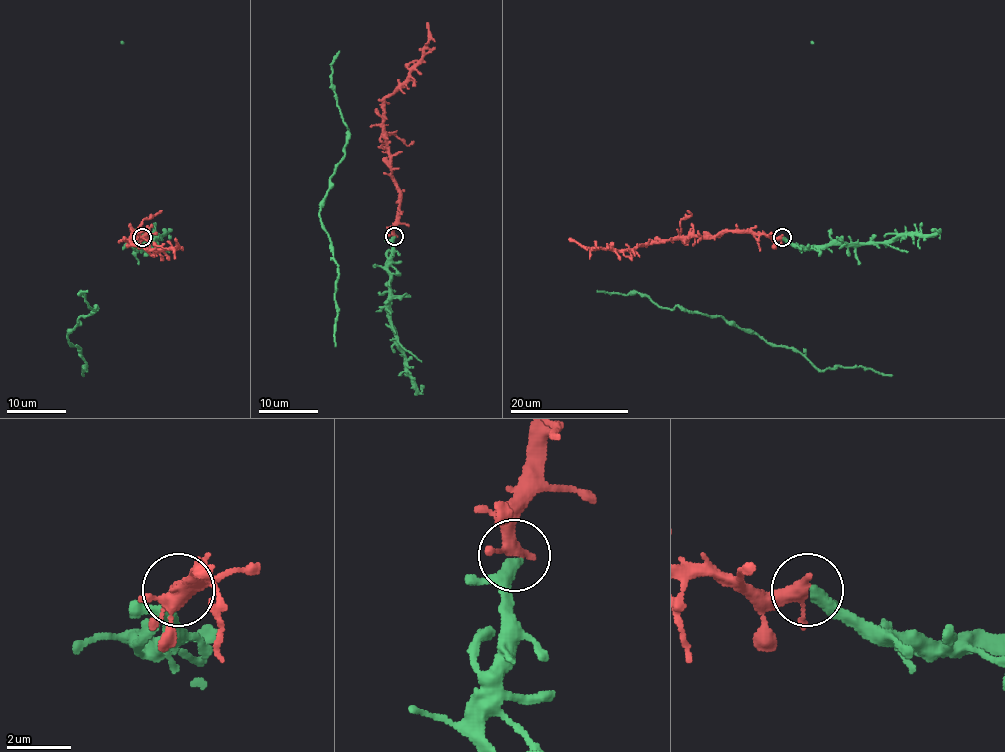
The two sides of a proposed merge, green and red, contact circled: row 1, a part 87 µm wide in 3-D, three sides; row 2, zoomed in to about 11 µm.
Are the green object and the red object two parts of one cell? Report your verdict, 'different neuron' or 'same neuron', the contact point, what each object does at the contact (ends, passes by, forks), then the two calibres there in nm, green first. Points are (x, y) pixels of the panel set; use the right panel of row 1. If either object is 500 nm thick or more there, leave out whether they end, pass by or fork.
same neuron; place (782, 237); green ends; red passes by; calibres 420 and 320 nm

